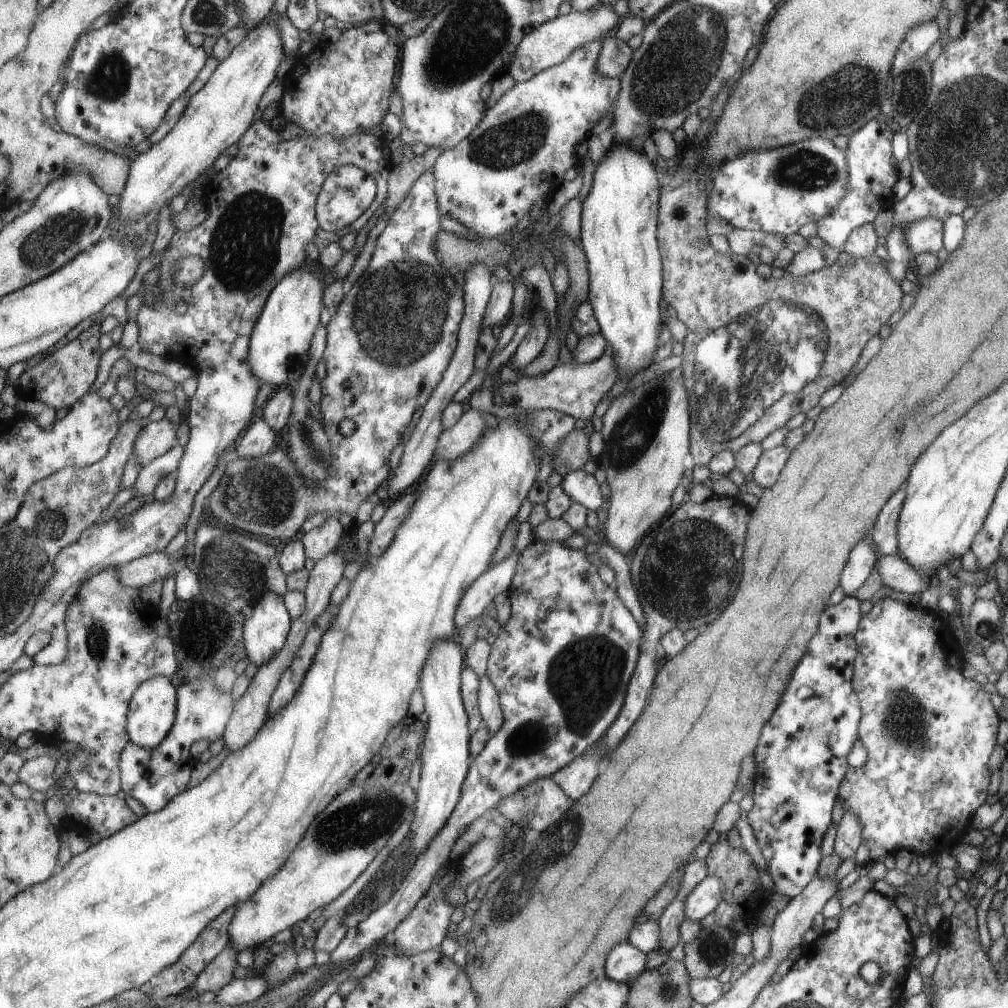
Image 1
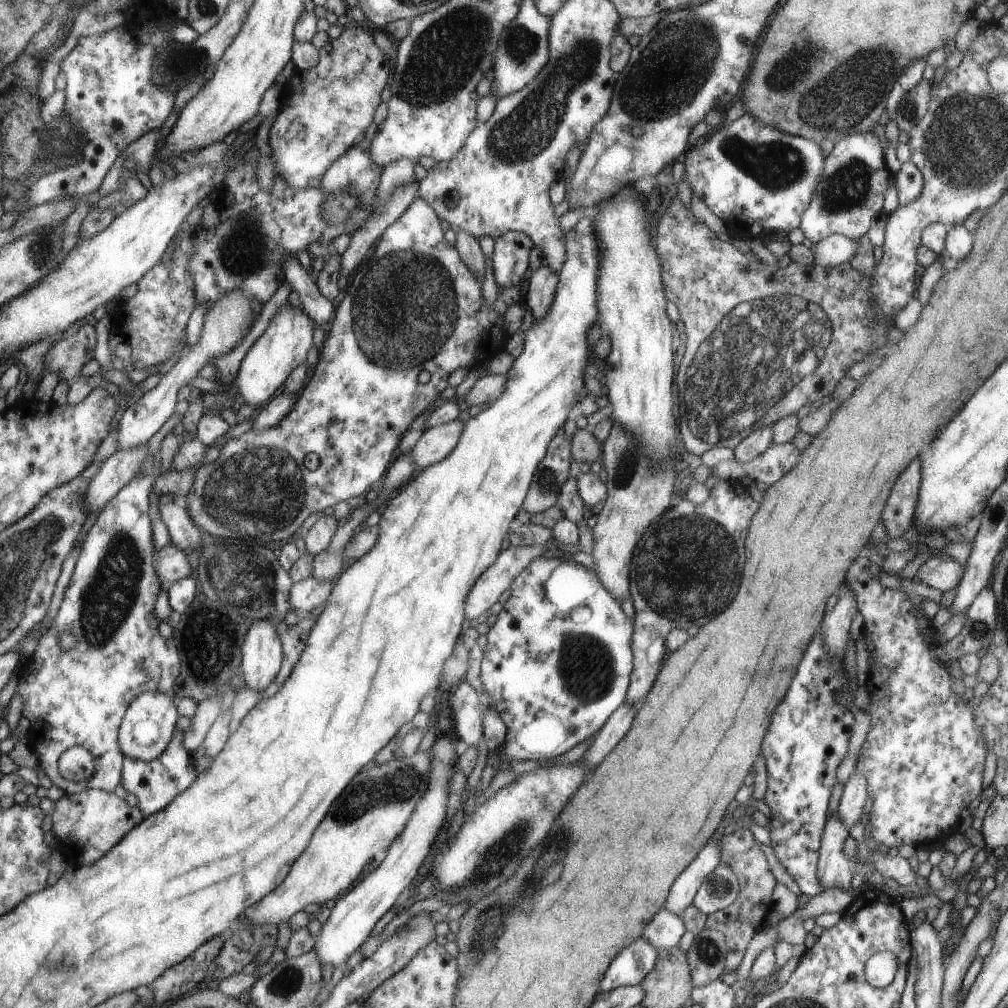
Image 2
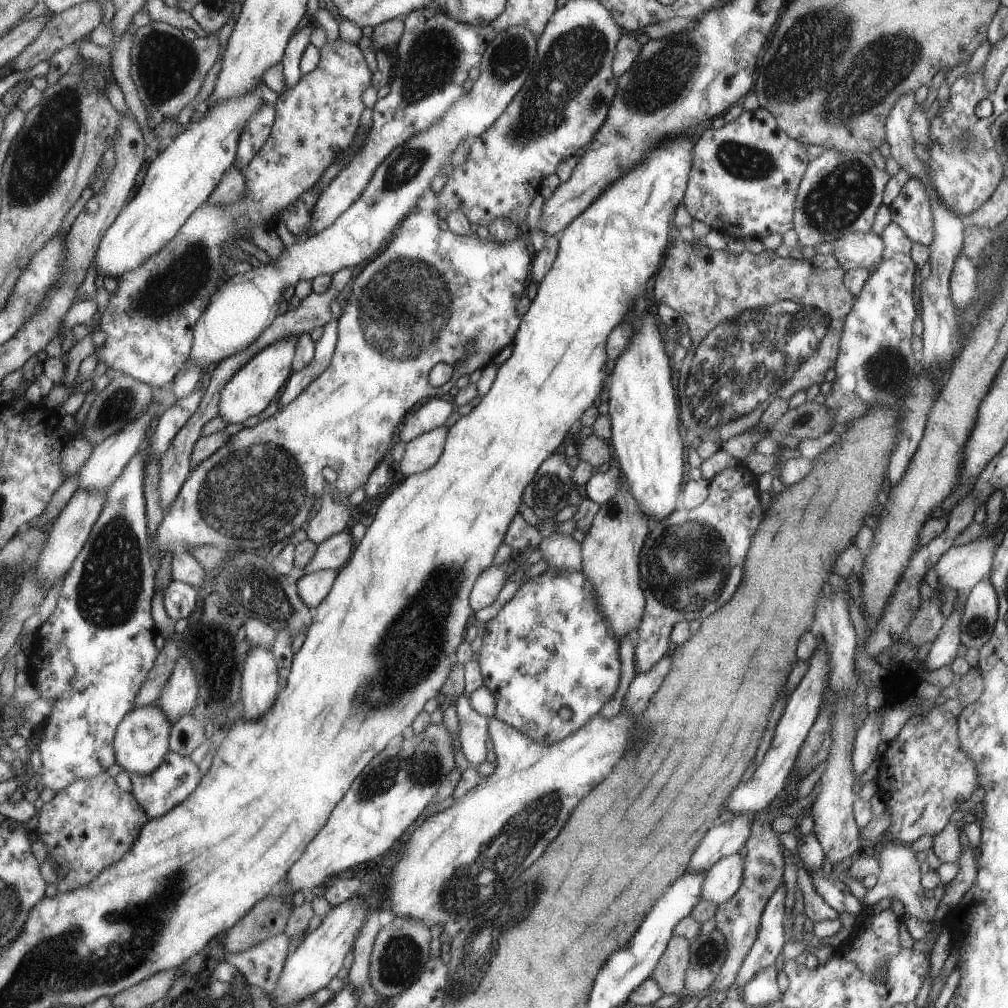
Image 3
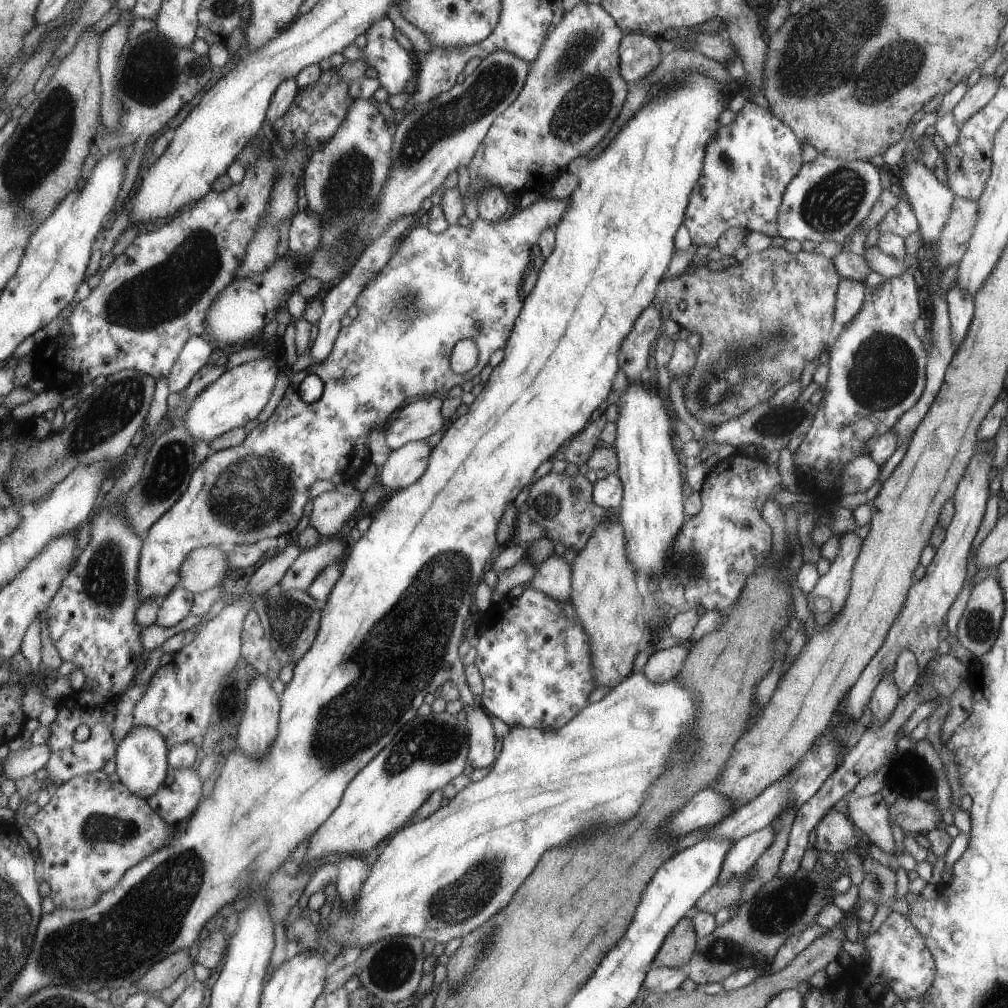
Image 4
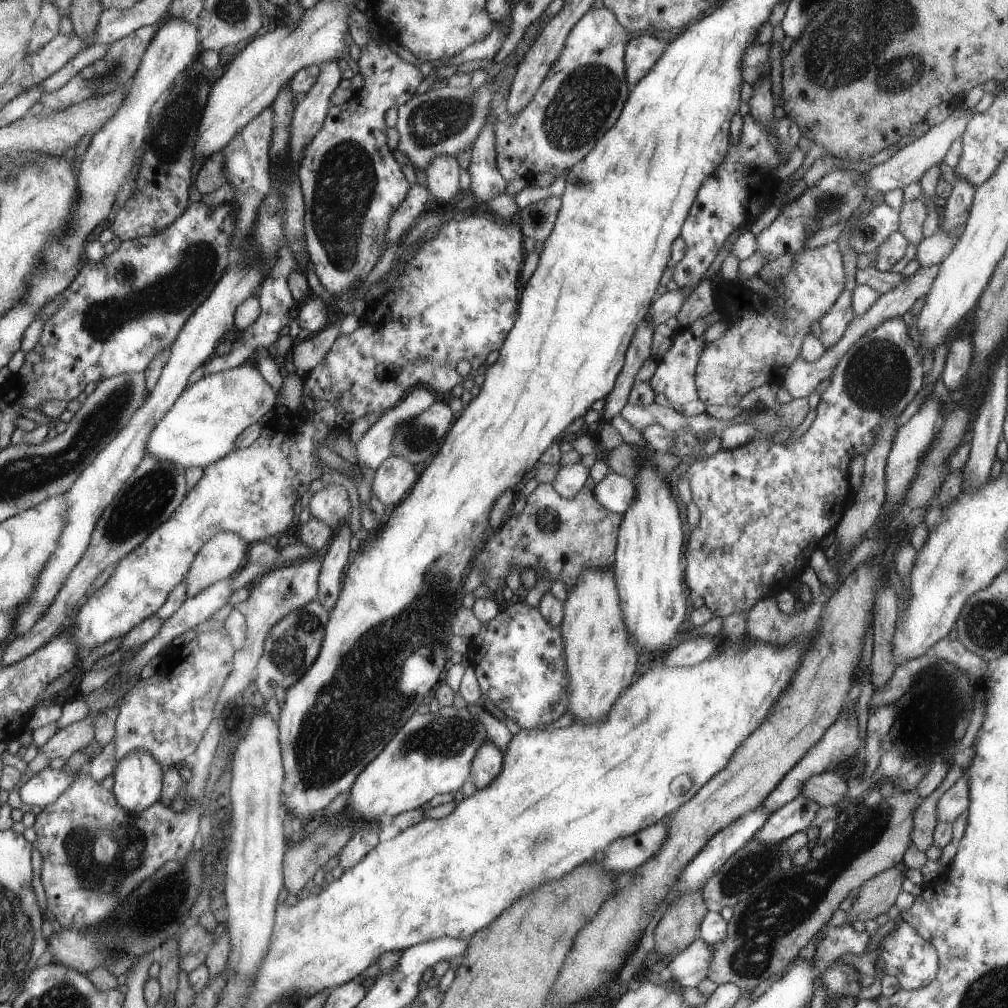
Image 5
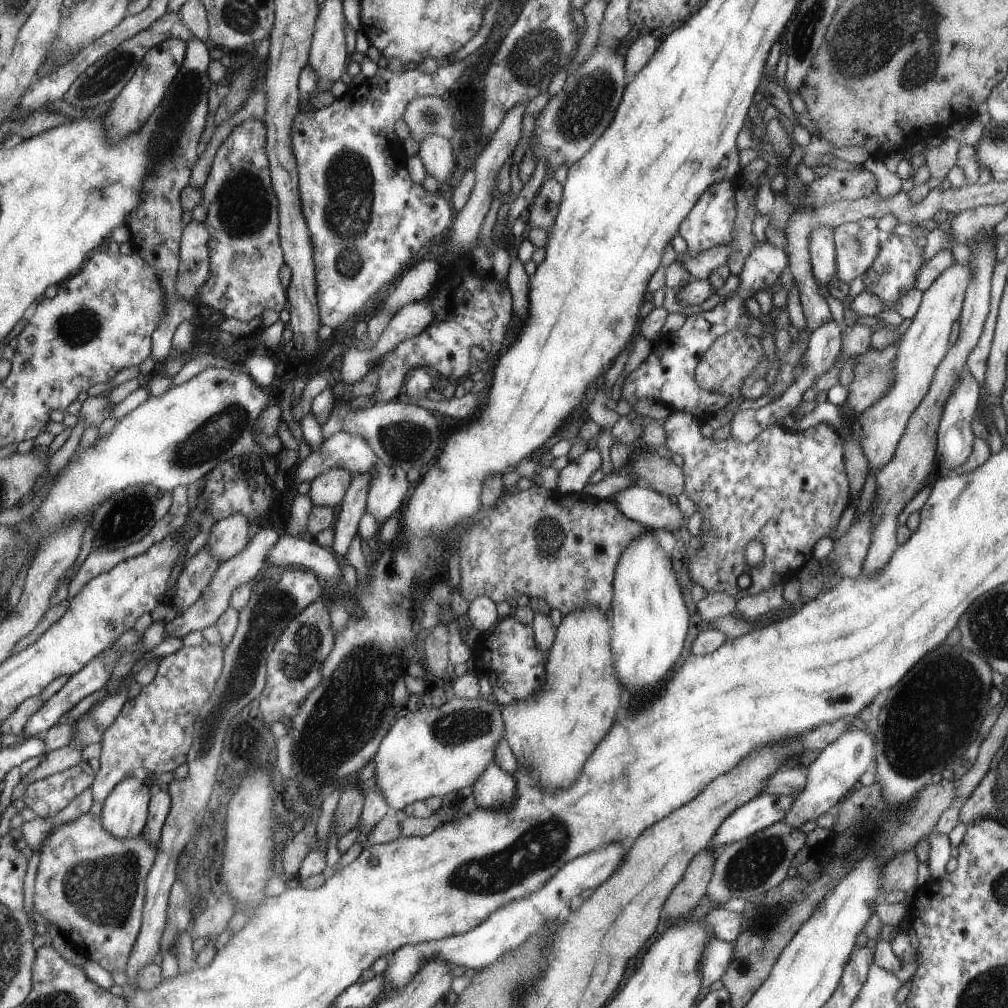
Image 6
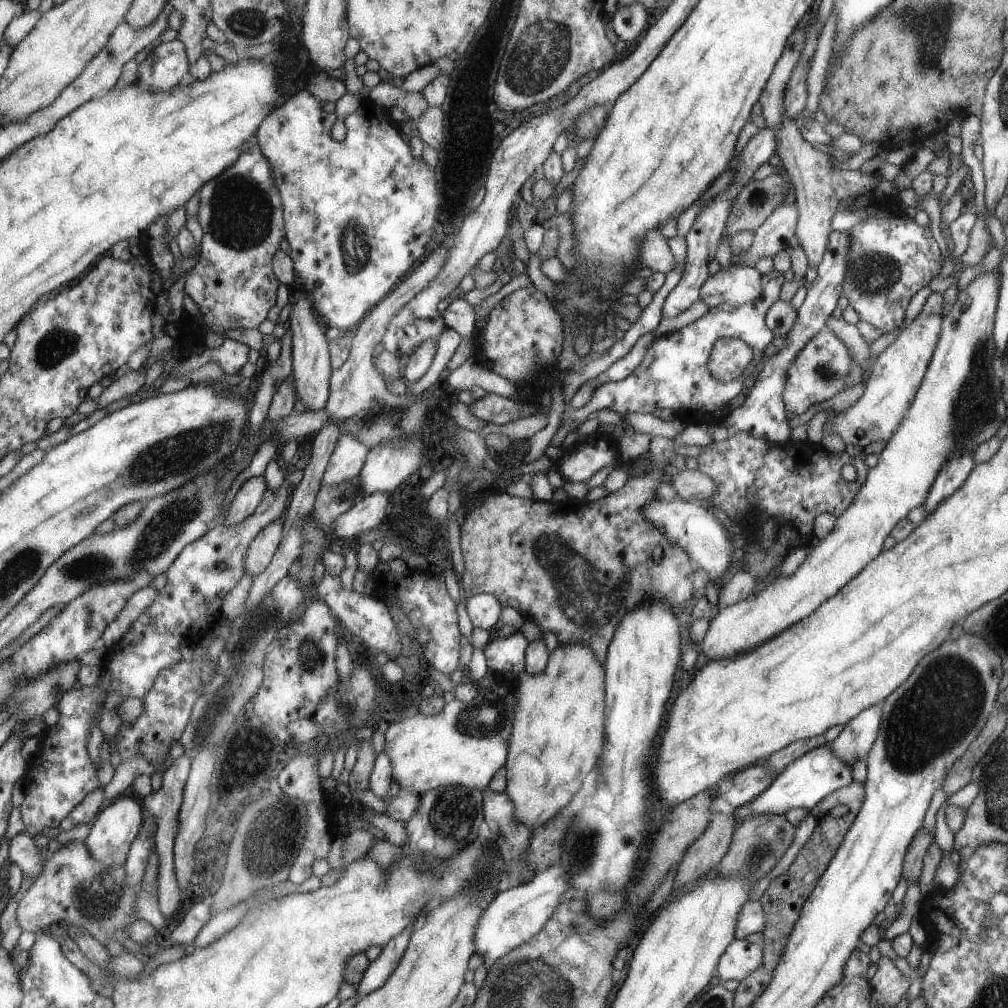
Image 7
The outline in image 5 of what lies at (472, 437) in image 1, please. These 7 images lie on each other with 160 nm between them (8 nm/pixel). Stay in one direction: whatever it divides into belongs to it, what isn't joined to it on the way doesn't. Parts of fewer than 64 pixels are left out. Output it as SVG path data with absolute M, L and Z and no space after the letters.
M391 455L376 470L376 477L372 484L373 493L383 501L391 510L398 502L401 502L412 489L417 474L413 472L413 466L404 458Z

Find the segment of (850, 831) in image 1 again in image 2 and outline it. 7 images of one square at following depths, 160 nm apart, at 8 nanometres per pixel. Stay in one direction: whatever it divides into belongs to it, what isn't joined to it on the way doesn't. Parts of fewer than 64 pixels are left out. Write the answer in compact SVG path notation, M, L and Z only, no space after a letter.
M854 770L842 786L836 811L846 829L850 829L857 821L864 818L861 812L867 794L865 777Z

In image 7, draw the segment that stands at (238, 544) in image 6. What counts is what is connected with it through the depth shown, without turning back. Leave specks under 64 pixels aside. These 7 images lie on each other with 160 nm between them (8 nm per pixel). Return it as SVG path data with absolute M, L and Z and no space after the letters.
M264 474L248 479L231 502L223 523L227 527L236 527L245 522L259 508L268 488Z

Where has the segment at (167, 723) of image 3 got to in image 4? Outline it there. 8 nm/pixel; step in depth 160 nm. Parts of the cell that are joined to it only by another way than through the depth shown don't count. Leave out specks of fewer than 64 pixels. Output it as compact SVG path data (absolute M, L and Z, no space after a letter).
M145 725L134 726L118 745L116 759L120 782L126 784L130 791L148 800L152 794L155 794L161 788L163 781L166 780L169 774L171 767L169 753L170 746L158 730Z

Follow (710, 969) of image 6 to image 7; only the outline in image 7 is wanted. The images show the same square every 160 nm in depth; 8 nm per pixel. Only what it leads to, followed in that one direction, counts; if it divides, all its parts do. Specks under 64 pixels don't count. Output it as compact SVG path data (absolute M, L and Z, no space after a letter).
M735 939L718 958L716 977L721 982L729 978L740 981L757 969L761 961L762 948L759 944Z

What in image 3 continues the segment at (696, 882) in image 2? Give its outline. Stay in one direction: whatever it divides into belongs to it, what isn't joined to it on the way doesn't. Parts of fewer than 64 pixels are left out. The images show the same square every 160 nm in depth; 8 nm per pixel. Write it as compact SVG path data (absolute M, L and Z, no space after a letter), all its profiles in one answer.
M736 816L711 828L702 838L699 850L695 850L695 858L691 858L687 873L706 873L719 859L737 853L749 836L752 822Z

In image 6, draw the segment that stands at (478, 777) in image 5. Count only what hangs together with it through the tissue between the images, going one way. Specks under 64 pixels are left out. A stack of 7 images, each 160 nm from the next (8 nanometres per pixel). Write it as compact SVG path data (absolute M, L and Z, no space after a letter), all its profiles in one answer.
M494 761L471 785L477 807L508 807L514 799L514 779Z

